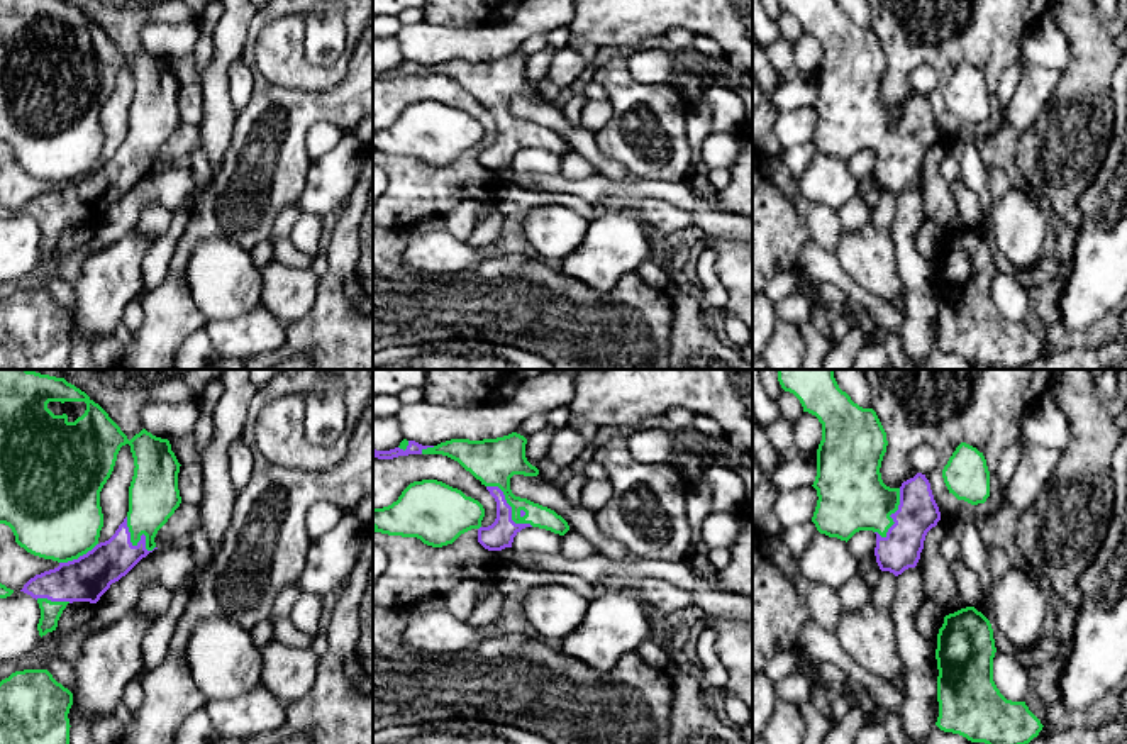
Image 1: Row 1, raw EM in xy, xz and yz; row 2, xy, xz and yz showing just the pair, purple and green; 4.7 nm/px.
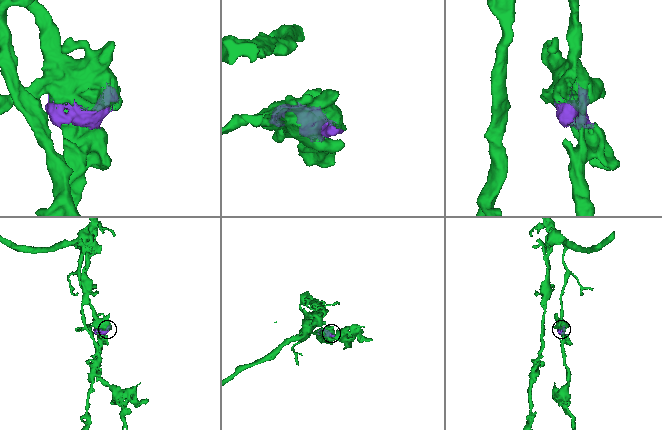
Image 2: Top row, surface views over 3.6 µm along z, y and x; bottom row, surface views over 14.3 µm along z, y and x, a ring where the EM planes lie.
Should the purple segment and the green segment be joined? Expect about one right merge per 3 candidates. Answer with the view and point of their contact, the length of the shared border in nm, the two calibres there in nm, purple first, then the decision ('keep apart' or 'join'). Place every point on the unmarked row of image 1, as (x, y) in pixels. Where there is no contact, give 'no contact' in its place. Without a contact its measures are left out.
contact xy (138, 163); length 200 nm; calibres 190 and 240 nm; join

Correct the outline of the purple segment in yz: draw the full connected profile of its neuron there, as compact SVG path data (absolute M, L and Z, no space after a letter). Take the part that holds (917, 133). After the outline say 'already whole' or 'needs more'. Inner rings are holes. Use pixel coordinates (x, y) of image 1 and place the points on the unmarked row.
M778 0L785 12L793 14L803 32L808 32L822 44L822 61L817 69L817 97L813 108L817 110L817 127L812 137L817 151L829 158L849 161L859 151L873 151L876 154L874 176L881 192L890 192L895 197L908 188L915 188L927 153L941 141L939 127L934 120L930 103L925 95L917 93L913 98L902 103L900 108L890 108L881 100L881 81L886 73L886 53L873 29L863 29L842 12L836 0Z | needs more

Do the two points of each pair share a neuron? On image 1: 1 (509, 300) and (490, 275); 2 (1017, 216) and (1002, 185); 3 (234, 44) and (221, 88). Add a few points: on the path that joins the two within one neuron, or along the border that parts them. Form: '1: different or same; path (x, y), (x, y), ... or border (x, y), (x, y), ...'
1: same; path (502, 294), (497, 282)
2: different; border (1010, 185), (997, 199)
3: same; path (224, 55), (221, 60), (221, 78)

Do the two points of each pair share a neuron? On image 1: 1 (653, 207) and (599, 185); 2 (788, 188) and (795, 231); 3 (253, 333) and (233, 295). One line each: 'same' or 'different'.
1: different
2: different
3: different

